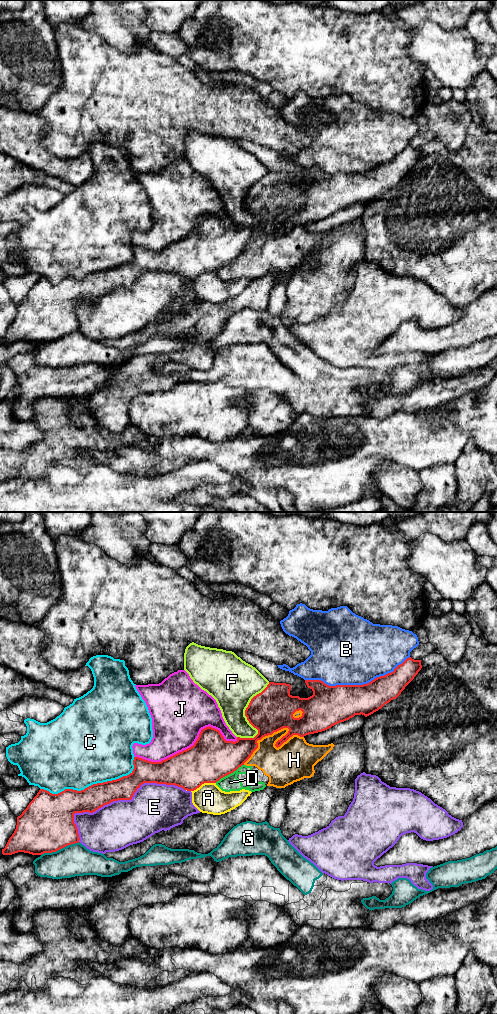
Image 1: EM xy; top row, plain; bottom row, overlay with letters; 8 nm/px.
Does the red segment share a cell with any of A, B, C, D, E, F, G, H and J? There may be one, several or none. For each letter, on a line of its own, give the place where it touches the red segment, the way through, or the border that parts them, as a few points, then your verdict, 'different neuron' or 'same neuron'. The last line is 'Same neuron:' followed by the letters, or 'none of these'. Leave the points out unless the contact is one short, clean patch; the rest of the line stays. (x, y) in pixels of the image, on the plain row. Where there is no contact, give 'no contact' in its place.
A: xy (203, 271) | along xy (215, 270), (204, 270), (191, 279) | different neuron
B: xy (357, 173) | different neuron
C: xy (93, 272) | different neuron
D: xy (229, 261) | different neuron
E: xy (117, 288) | different neuron
F: xy (246, 204) | different neuron
G: xy (60, 336) | different neuron
H: xy (283, 215) | different neuron
J: xy (191, 234) | different neuron
Same neuron: none of these

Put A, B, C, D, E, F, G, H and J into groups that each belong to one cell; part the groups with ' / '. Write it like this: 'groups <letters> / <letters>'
groups A / B / C / D H / E / F / G / J

